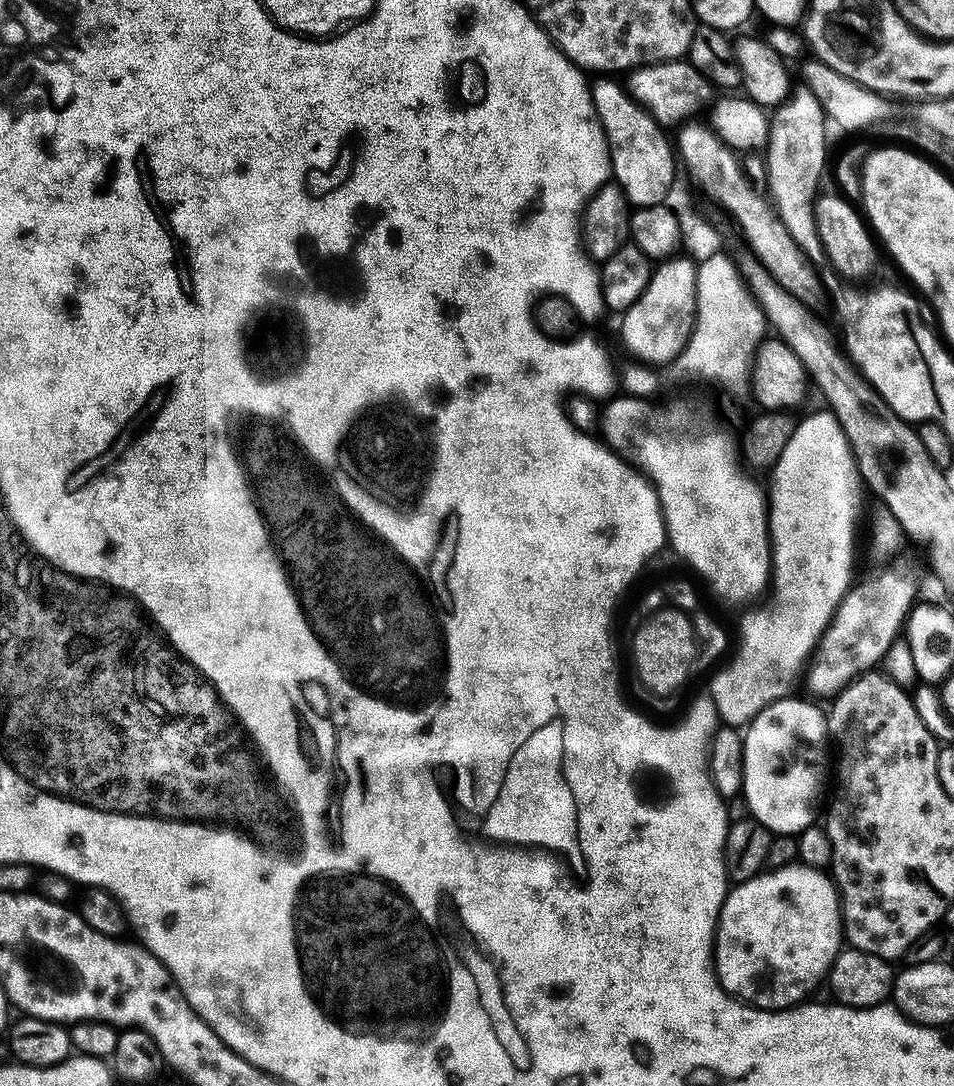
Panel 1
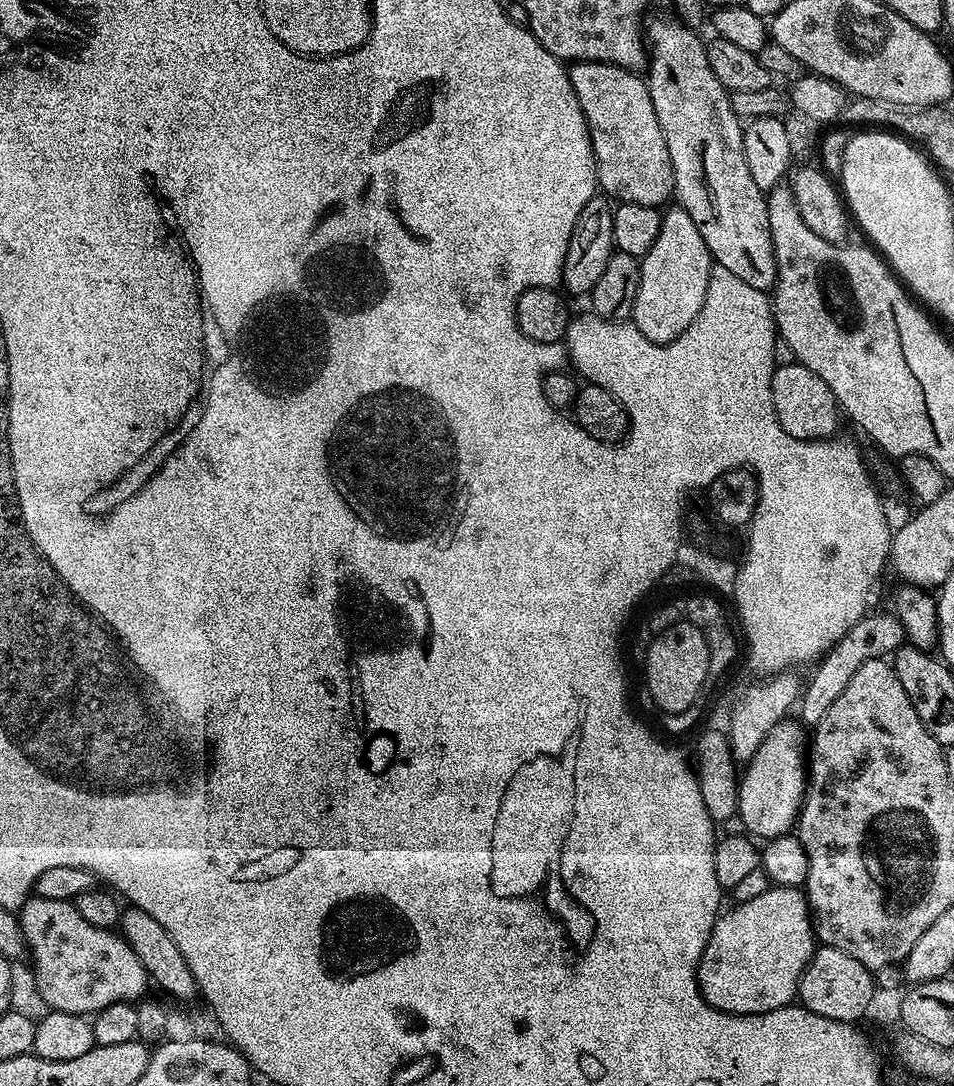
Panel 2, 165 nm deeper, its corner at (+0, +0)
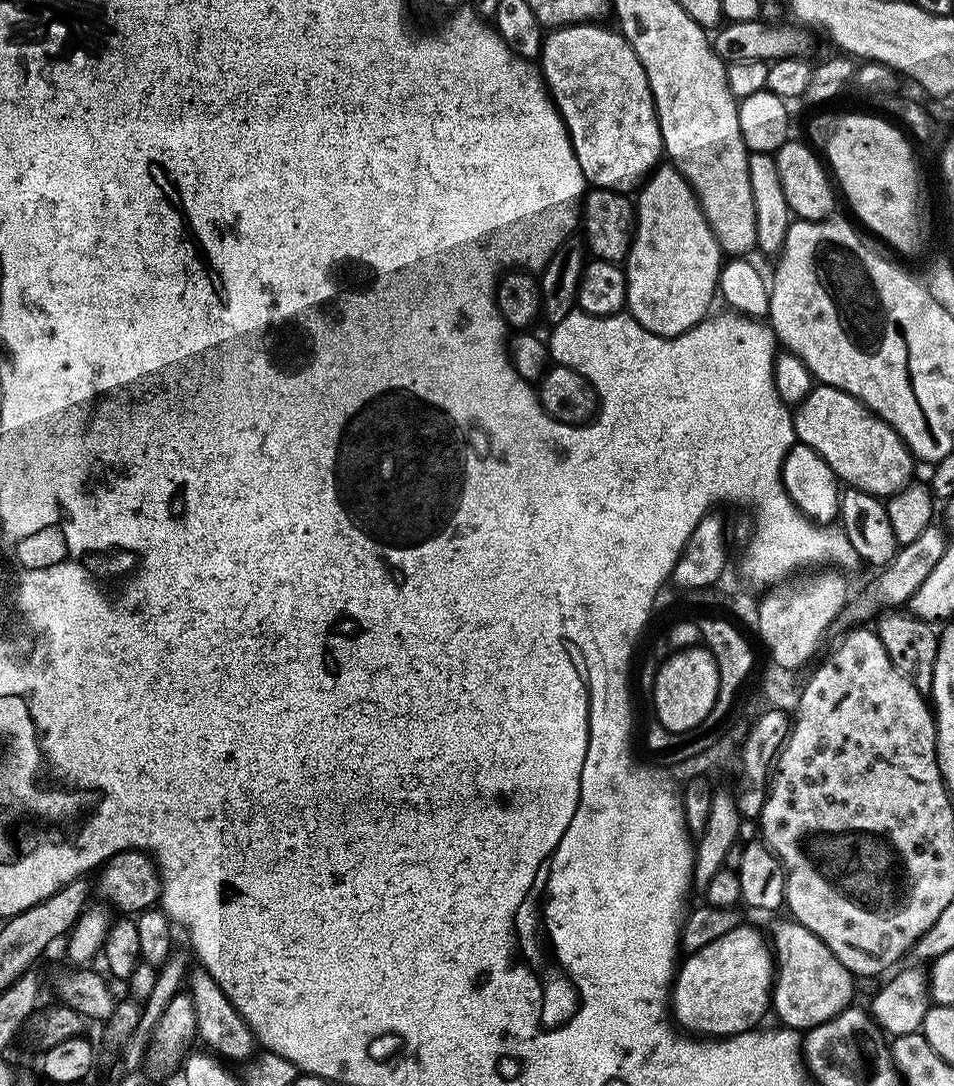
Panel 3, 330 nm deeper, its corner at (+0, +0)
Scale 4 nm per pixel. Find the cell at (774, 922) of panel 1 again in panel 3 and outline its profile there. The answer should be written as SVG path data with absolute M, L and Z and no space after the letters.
M737 926L722 934L716 941L702 946L687 957L688 961L679 965L674 976L674 991L670 1000L674 1005L675 1017L700 1034L712 1038L733 1036L736 1032L751 1032L761 1023L764 1015L769 1015L770 1001L774 991L774 956L768 953L768 944L752 928Z

